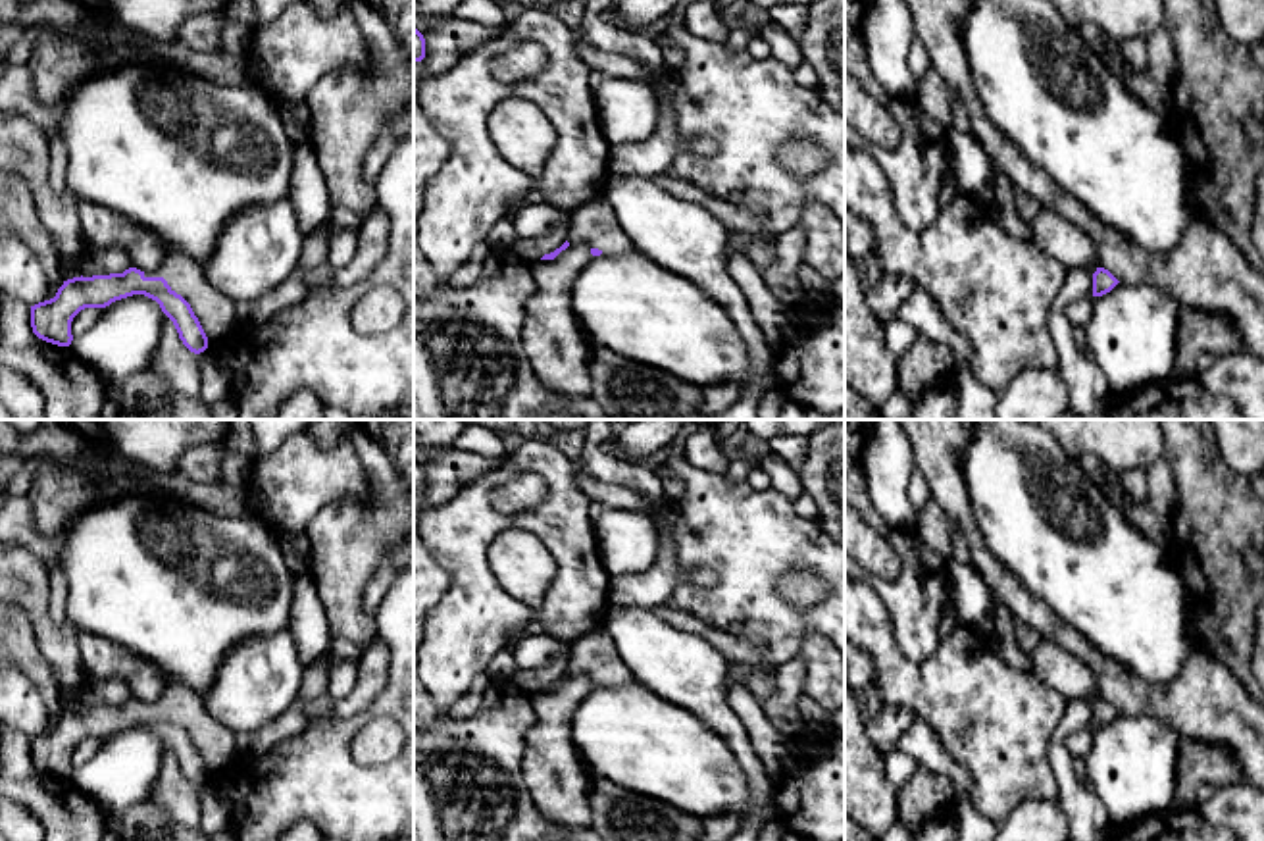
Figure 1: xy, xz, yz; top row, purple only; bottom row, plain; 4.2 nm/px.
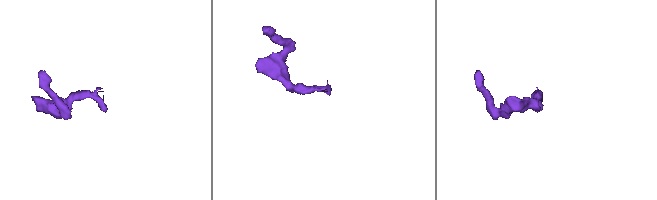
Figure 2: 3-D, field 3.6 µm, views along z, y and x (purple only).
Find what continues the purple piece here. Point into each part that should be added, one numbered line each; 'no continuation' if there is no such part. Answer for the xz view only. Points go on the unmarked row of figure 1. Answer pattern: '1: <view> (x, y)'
1: xz (595, 655)

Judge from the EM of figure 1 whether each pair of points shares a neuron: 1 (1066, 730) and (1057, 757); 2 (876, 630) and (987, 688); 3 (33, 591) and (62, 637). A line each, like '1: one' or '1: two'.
1: one
2: one
3: one

